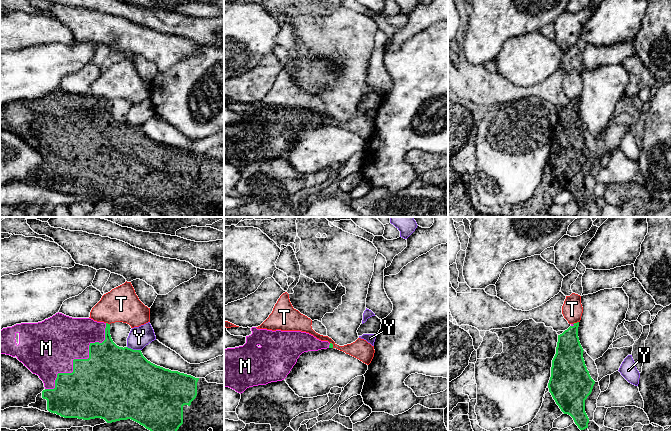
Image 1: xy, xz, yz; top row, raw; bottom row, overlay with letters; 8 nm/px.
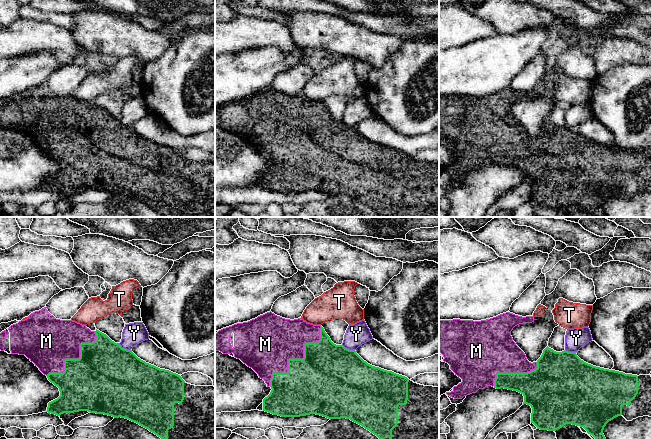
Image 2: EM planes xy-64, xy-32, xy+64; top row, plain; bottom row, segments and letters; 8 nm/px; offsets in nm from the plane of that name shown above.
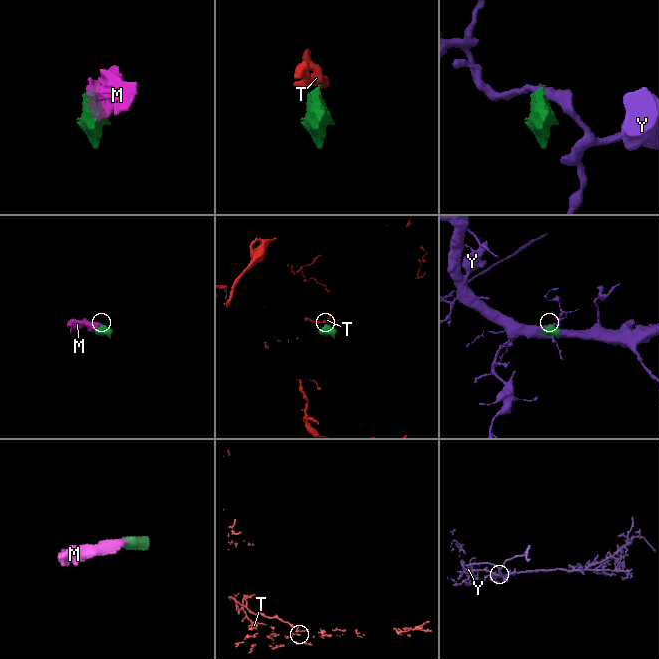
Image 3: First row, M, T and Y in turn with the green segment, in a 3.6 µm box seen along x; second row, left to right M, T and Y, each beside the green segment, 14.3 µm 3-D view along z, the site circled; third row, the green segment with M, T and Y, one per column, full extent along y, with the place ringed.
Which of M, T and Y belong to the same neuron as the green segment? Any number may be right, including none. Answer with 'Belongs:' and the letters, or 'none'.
Belongs: M

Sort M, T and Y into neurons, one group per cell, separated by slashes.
M / T / Y

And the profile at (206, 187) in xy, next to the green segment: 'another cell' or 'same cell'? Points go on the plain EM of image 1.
same cell

